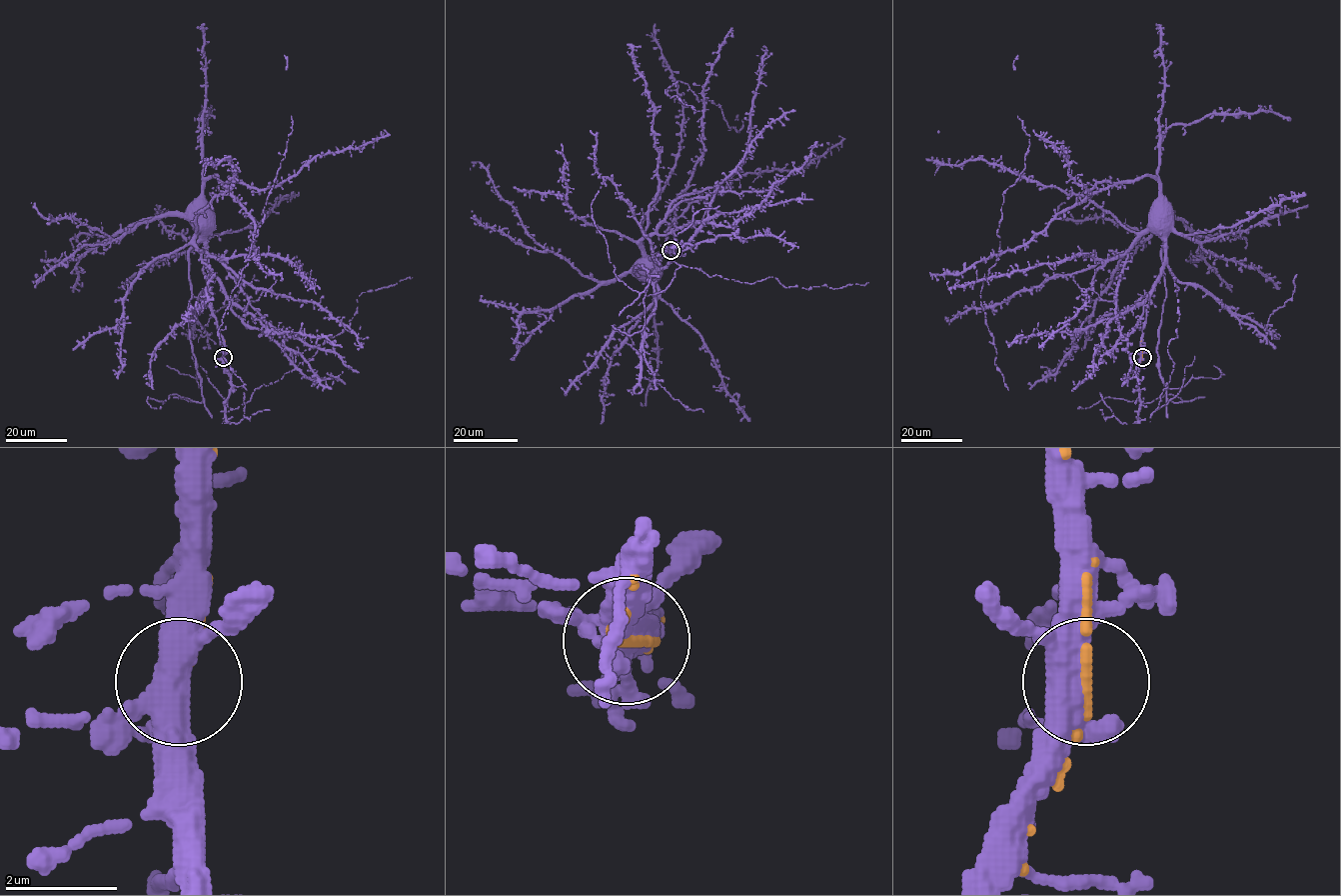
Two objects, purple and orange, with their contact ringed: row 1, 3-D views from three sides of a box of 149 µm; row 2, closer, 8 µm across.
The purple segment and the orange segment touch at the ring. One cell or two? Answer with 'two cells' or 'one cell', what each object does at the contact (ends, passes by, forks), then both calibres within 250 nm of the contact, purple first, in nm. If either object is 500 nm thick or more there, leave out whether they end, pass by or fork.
one cell | purple forks | orange passes by | 400/140 nm

